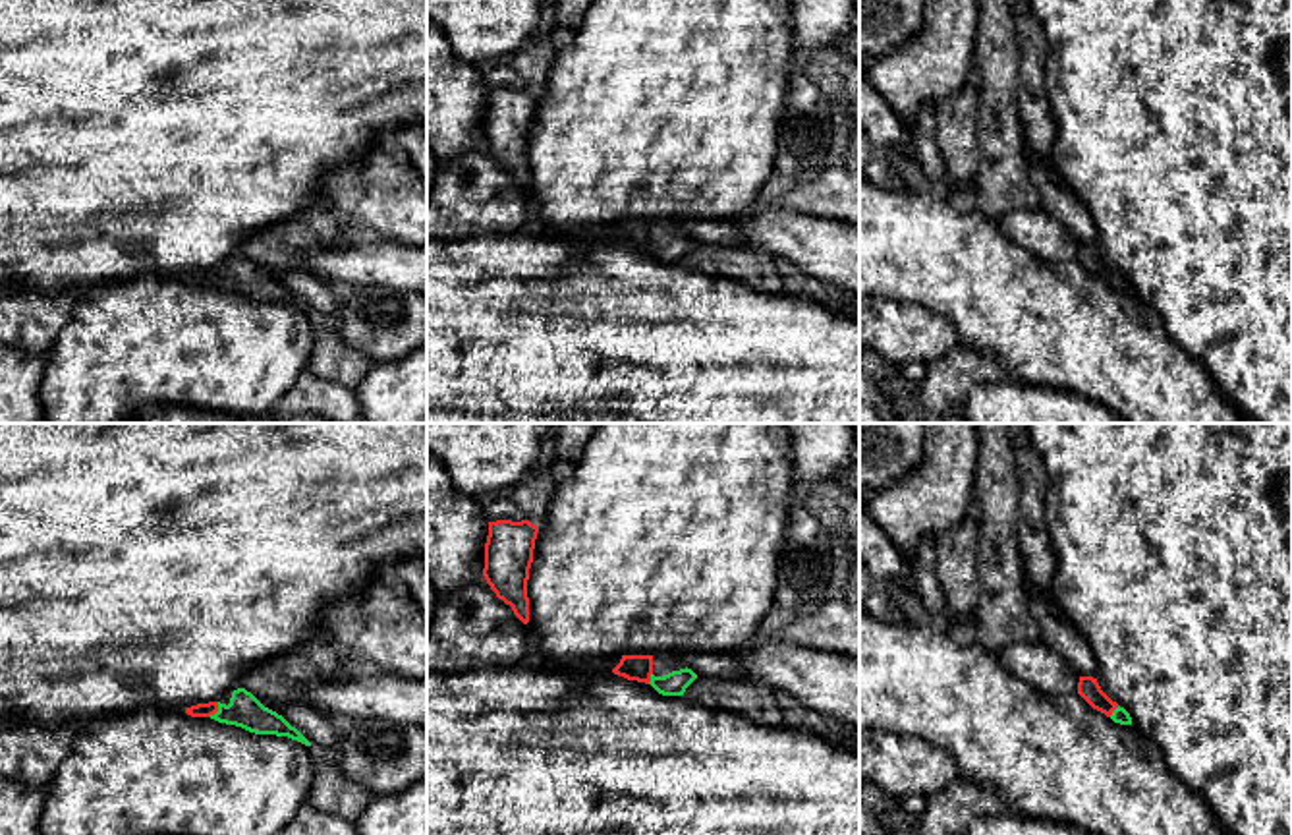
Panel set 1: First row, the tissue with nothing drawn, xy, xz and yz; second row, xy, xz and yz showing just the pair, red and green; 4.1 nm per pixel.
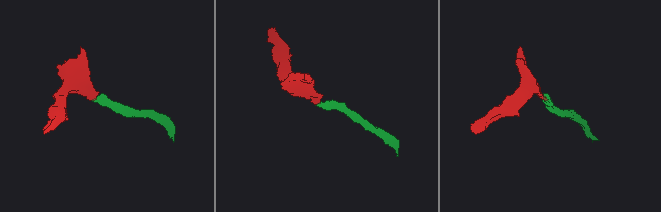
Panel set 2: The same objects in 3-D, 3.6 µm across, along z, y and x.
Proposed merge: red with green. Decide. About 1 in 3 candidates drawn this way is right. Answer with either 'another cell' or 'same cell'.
same cell

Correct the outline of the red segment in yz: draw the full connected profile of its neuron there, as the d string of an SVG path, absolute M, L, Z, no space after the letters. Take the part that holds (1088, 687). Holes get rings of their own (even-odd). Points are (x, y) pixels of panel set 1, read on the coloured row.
M1080 677L1078 694L1097 711L1110 717L1114 723L1132 725L1130 713L1112 702L1093 677Z

